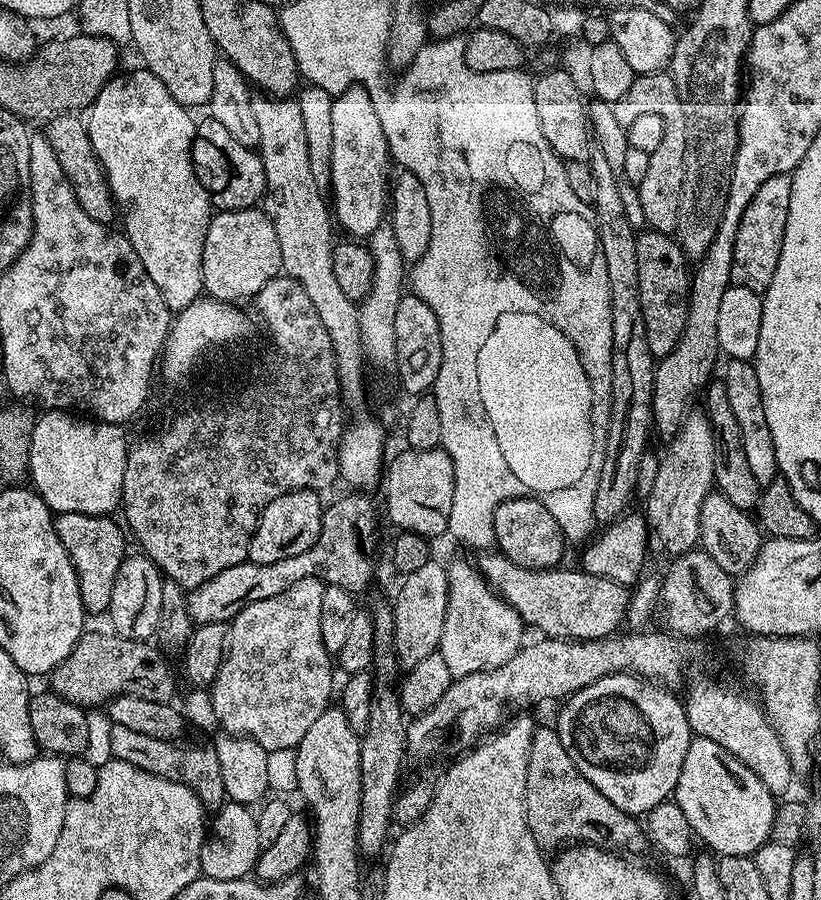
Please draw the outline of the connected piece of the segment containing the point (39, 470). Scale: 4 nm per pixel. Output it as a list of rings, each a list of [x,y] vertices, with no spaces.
[[[44,410],[41,411],[41,416],[35,417],[32,433],[30,434],[30,450],[28,451],[28,470],[27,475],[32,476],[30,481],[31,487],[40,497],[46,502],[46,506],[52,509],[53,513],[59,514],[62,512],[73,512],[74,514],[90,514],[91,516],[107,516],[115,513],[121,507],[122,501],[122,474],[126,474],[126,458],[128,457],[128,449],[130,440],[124,437],[125,429],[118,424],[105,424],[99,420],[91,418],[81,418],[79,415],[70,412],[61,412],[59,410]]]

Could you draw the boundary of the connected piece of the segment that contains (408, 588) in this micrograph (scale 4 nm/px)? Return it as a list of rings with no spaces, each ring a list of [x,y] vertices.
[[[430,562],[414,570],[414,574],[403,577],[404,585],[396,596],[396,604],[391,605],[394,614],[394,646],[396,658],[401,669],[407,670],[418,666],[430,658],[430,654],[439,652],[442,642],[442,628],[446,626],[446,612],[450,598],[448,569],[442,563]]]

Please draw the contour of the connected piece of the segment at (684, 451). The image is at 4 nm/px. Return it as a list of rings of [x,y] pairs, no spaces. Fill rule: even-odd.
[[[693,410],[684,419],[684,425],[671,437],[668,450],[660,456],[654,490],[646,501],[646,523],[651,539],[656,540],[671,554],[683,554],[697,547],[700,538],[702,502],[714,491],[714,458],[716,439],[707,415]]]

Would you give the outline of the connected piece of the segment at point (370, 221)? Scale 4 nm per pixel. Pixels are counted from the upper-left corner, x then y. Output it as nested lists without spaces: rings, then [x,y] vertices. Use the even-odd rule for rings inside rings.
[[[353,86],[332,101],[333,152],[330,208],[334,220],[352,238],[371,238],[385,223],[390,212],[390,153],[382,122],[376,113],[372,94],[363,86]]]

